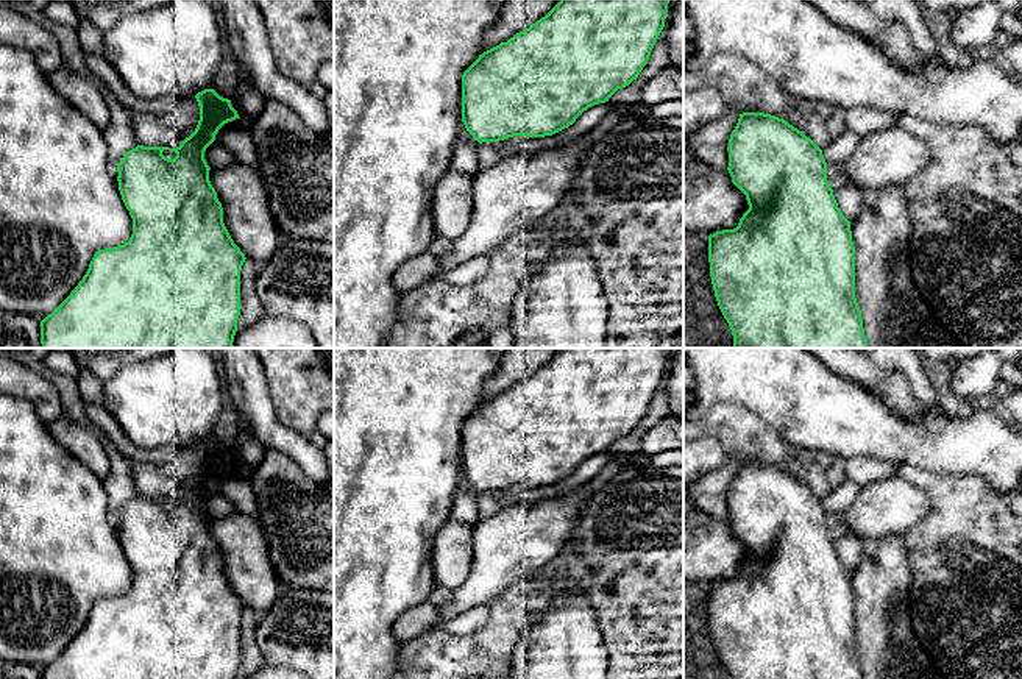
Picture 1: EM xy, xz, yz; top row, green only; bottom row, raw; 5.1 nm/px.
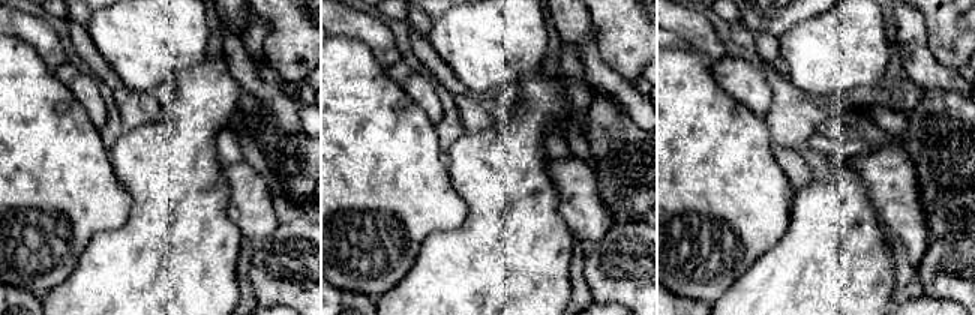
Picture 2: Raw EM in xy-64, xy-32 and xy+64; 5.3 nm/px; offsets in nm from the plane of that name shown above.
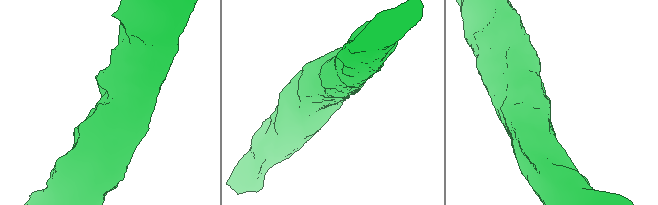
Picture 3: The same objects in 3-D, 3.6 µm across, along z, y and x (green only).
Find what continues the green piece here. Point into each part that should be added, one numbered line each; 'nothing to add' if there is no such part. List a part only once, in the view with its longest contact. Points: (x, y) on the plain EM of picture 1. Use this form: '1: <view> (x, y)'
nothing to add

